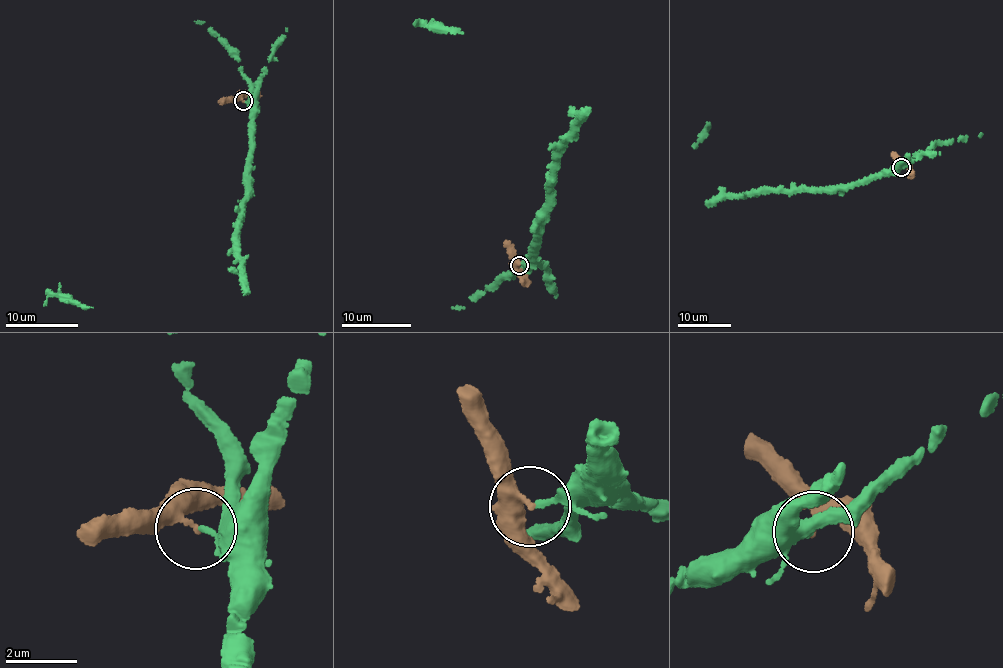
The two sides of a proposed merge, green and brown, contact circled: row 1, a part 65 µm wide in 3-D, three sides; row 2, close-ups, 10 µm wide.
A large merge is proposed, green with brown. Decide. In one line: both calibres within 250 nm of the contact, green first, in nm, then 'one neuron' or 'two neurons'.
160/240 nm | two neurons

